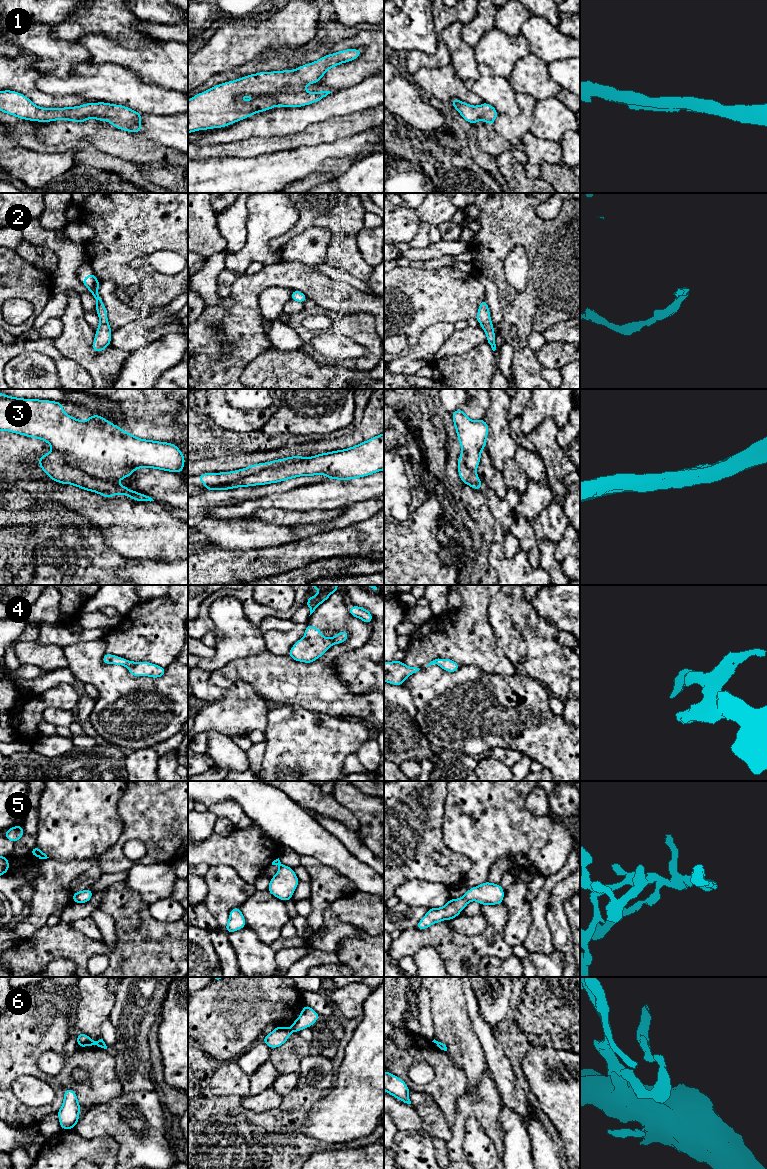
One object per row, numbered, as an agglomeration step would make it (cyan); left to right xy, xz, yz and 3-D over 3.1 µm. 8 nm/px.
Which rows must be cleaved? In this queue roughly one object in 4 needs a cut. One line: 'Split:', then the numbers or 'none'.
Split: 3, 6

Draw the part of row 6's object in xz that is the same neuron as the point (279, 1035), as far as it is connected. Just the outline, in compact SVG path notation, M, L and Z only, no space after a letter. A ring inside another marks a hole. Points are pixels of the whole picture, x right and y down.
M276 1026L271 1033L262 1038L262 1041L271 1049L278 1048L289 1039L291 1032L290 1028Z

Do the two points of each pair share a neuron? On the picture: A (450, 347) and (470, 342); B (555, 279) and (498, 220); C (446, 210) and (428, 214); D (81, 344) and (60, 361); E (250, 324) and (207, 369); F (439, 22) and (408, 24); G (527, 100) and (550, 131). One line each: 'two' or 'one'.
A: one
B: one
C: one
D: two
E: one
F: two
G: two

